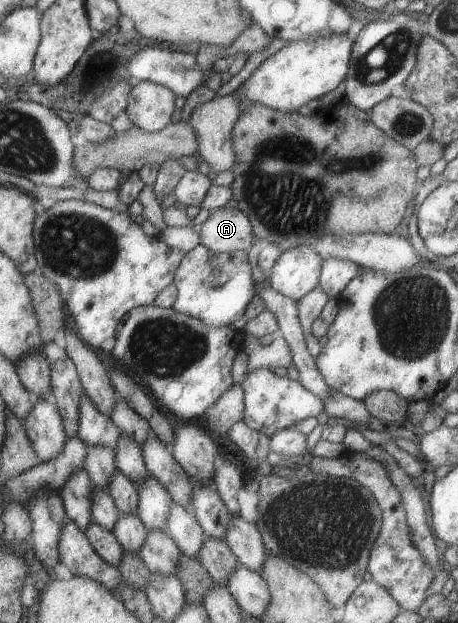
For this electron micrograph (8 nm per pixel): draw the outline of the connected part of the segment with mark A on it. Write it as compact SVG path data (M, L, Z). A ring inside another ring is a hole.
M219 207L211 211L196 229L200 245L213 253L234 250L247 253L256 238L247 217L236 208Z

